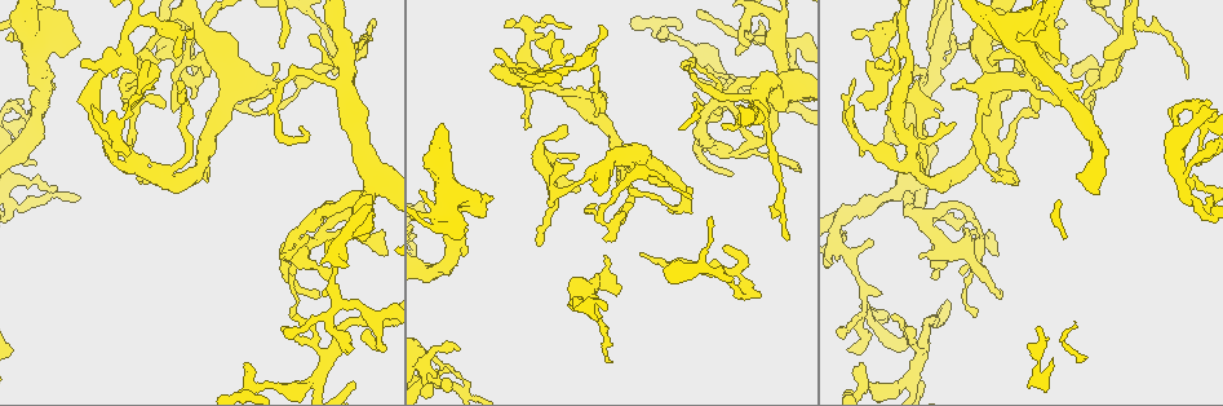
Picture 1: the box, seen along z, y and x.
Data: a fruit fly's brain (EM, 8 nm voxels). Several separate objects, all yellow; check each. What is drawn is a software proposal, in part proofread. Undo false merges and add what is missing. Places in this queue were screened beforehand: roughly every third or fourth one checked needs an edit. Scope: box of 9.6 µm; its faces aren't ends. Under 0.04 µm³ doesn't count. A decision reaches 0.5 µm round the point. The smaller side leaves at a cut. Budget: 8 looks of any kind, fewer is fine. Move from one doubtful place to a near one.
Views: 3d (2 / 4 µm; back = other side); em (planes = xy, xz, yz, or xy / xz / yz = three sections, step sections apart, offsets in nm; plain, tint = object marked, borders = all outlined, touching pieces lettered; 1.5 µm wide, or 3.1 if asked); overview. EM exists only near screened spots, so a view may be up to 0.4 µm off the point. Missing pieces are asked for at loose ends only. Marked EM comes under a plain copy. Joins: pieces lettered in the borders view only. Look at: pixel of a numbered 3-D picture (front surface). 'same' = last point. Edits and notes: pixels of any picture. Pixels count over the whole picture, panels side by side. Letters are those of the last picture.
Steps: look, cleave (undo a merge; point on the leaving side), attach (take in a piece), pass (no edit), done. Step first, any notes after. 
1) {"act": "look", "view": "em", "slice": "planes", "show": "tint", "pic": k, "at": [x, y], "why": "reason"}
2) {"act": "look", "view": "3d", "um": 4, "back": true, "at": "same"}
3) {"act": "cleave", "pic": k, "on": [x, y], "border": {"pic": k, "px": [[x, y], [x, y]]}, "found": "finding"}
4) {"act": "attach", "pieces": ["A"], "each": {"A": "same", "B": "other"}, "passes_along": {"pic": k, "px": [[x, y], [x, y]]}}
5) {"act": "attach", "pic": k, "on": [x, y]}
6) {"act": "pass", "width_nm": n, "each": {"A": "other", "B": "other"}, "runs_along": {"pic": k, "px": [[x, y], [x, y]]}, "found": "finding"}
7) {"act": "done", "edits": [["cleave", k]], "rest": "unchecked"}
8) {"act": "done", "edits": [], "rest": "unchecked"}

{"act": "look", "view": "3d", "um": 4, "pic": 1, "at": [165, 106], "why": "an open end"}

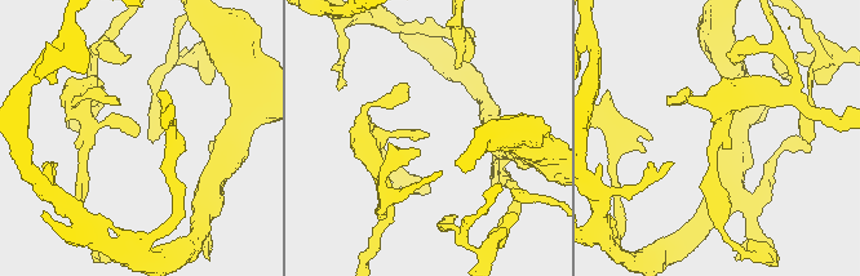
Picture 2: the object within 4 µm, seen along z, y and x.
{"act": "look", "view": "em", "slice": "planes", "show": "borders", "pic": 2, "at": [426, 134], "why": "shape alone is not enough"}

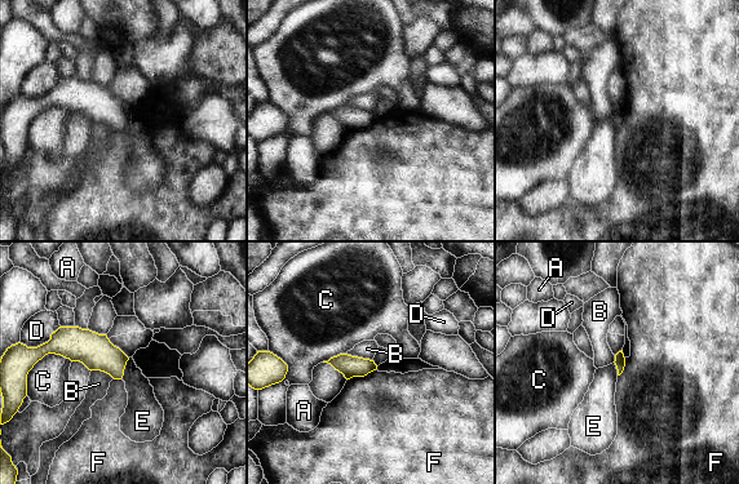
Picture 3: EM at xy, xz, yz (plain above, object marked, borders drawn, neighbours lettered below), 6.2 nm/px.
{"act": "pass", "longest_contact_nm": ["C", 240], "each": {"A": "other", "B": "other", "C": "other", "D": "other", "E": "other", "F": "other"}, "border": {"pic": 3, "px": [[129, 358], [124, 374], [120, 378]]}, "found": "no lettered piece goes on from it"}

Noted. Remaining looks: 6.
{"act": "look", "view": "3d", "um": 2, "pic": 1, "at": [852, 105], "why": "branch stops here"}

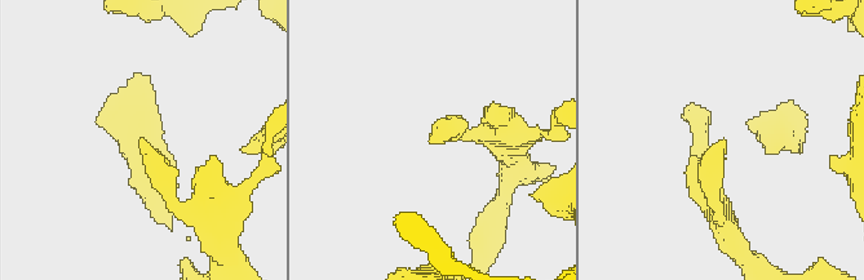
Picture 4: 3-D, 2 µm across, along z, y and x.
{"act": "look", "view": "em", "slice": "planes", "show": "borders", "pic": 4, "at": [431, 139]}

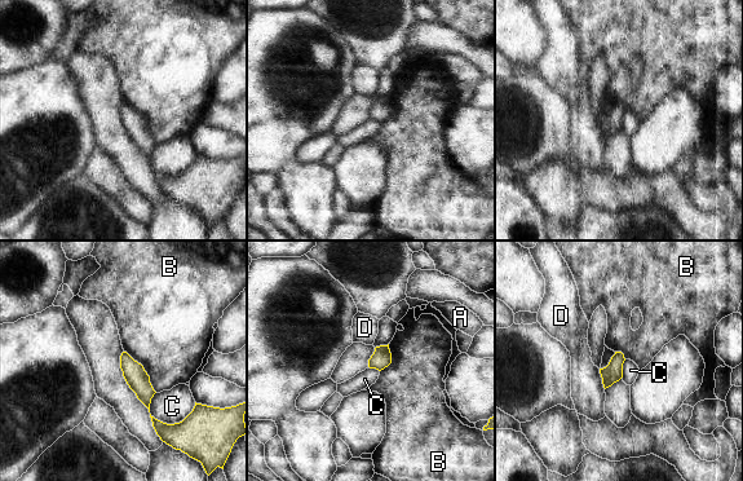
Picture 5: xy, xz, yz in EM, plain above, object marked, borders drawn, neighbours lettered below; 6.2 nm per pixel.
{"act": "pass", "width_nm": 120, "each": {"A": "other", "B": "other", "C": "other", "D": "other"}, "border": {"pic": 5, "px": [[195, 402], [173, 423], [149, 411]]}, "found": "no lettered piece goes on from it"}

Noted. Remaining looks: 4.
{"act": "look", "view": "em", "slice": "planes", "show": "borders", "pic": 1, "at": [936, 272], "why": "branch stops here"}

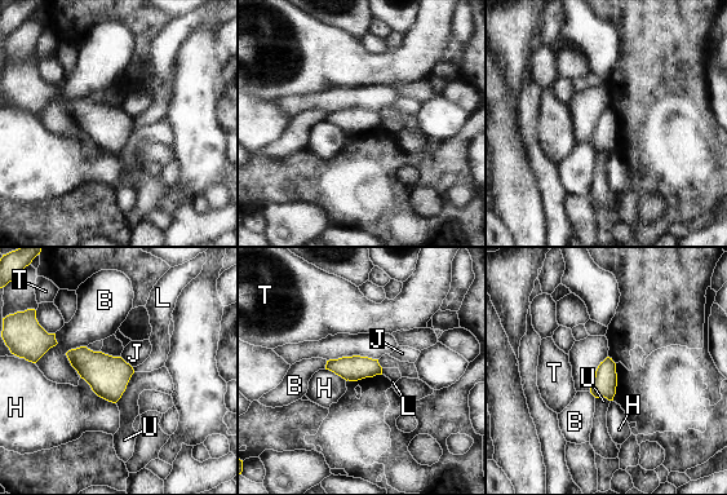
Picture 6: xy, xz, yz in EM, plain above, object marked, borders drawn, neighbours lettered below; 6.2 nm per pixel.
{"act": "pass", "each": {"B": "other", "H": "other", "J": "other", "L": "other", "T": "other", "U": "other"}, "border": {"pic": 6, "px": [[76, 370], [98, 396], [115, 403]]}, "found": "none of them fits"}

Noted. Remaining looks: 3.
{"act": "done", "edits": [], "rest": "unchecked"}

